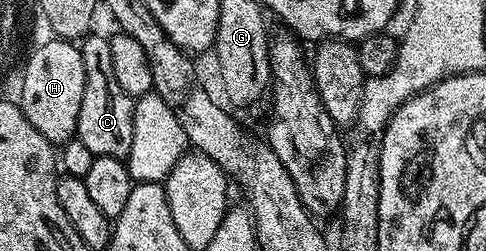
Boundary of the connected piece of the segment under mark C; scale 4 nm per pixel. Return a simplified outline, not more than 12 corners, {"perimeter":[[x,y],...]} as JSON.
{"perimeter":[[107,36],[80,45],[86,87],[76,137],[127,158],[134,99],[114,76]]}

